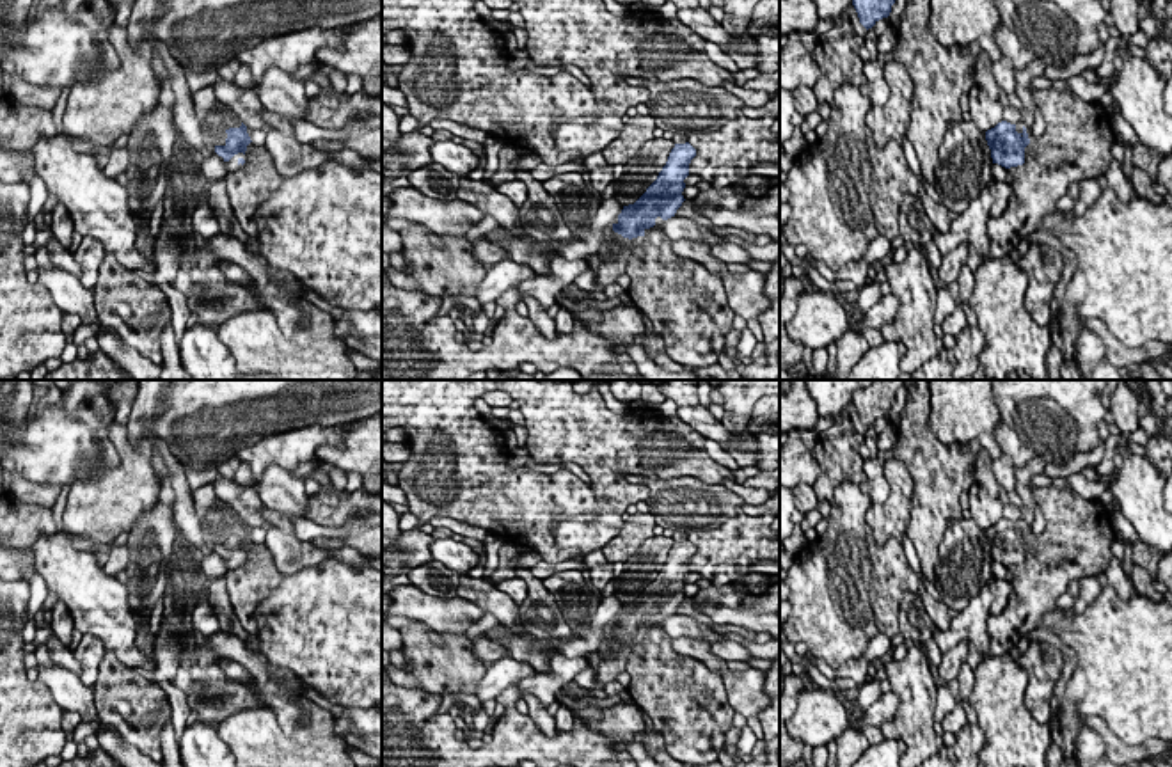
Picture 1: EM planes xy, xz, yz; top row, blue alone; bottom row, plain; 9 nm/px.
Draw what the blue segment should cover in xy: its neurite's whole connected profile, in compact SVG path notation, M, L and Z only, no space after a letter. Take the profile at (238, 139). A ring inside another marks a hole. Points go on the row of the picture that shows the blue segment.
M213 85L197 91L192 99L206 147L222 156L224 162L238 153L245 154L247 146L252 142L247 126L233 123L236 114L217 99Z

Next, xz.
M689 142L675 144L657 179L634 204L623 206L616 224L604 229L604 243L597 252L600 257L597 286L614 284L625 273L634 249L632 240L645 236L645 231L655 225L657 217L662 220L675 217L685 201L684 179L689 176L689 163L694 156L696 149Z

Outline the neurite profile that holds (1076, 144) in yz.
M1055 87L1032 92L1044 117L1044 135L1025 147L1025 163L1010 167L1012 195L1000 218L987 220L989 254L982 261L1003 259L1042 218L1071 185L1097 178L1110 167L1117 144L1112 112Z

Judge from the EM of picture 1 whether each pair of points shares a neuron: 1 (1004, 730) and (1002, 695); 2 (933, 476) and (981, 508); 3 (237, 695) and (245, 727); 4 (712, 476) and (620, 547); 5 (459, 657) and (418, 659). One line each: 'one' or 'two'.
1: one
2: two
3: two
4: two
5: one

